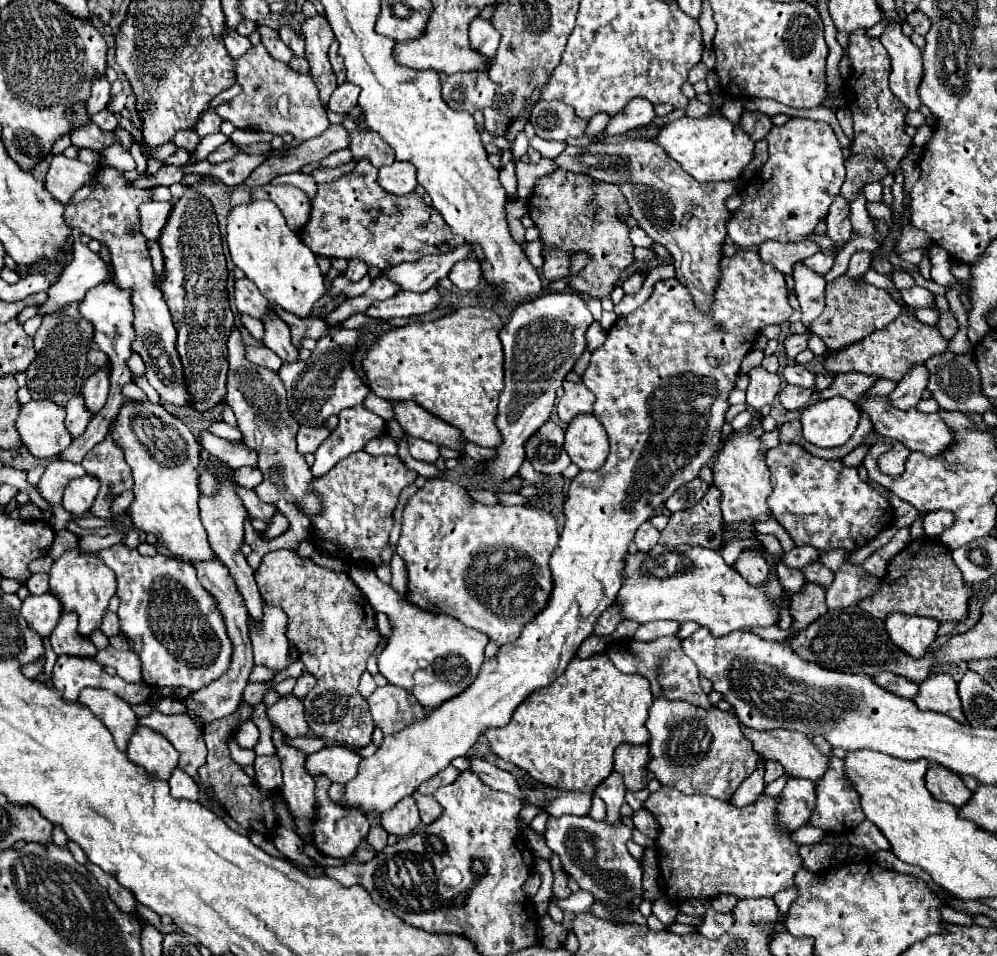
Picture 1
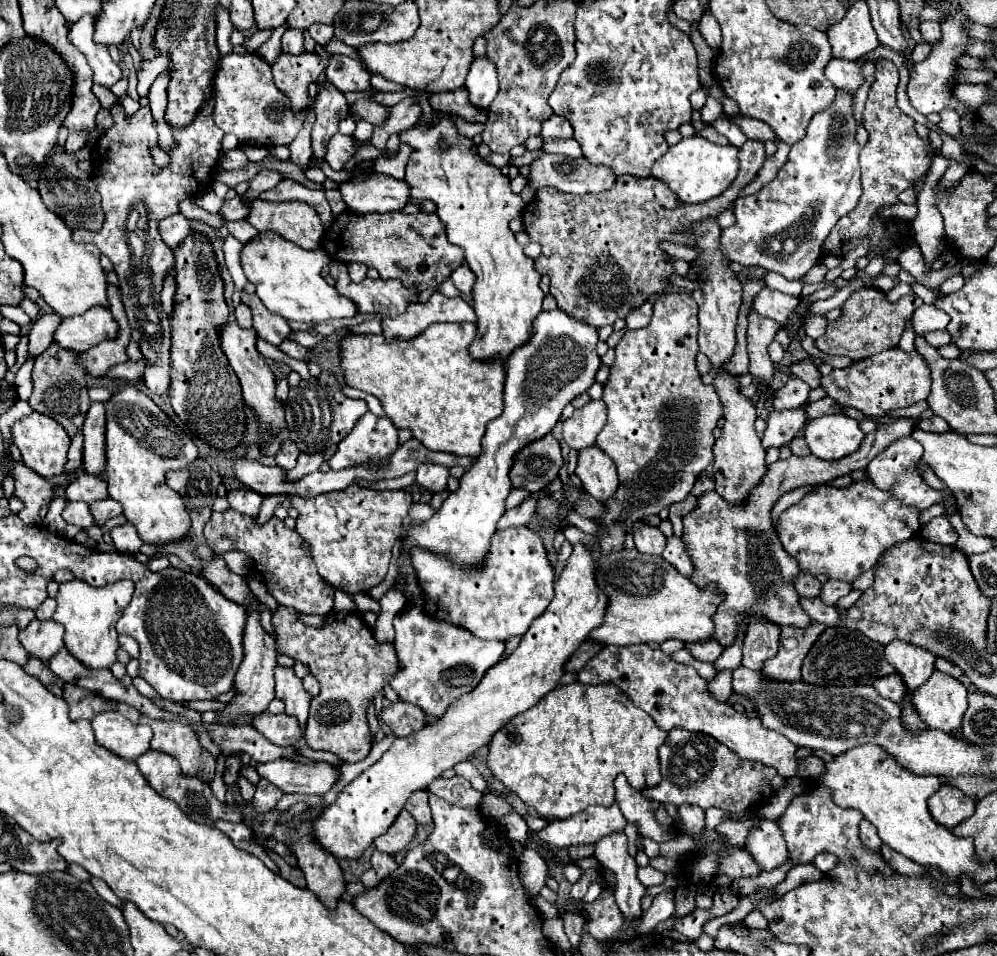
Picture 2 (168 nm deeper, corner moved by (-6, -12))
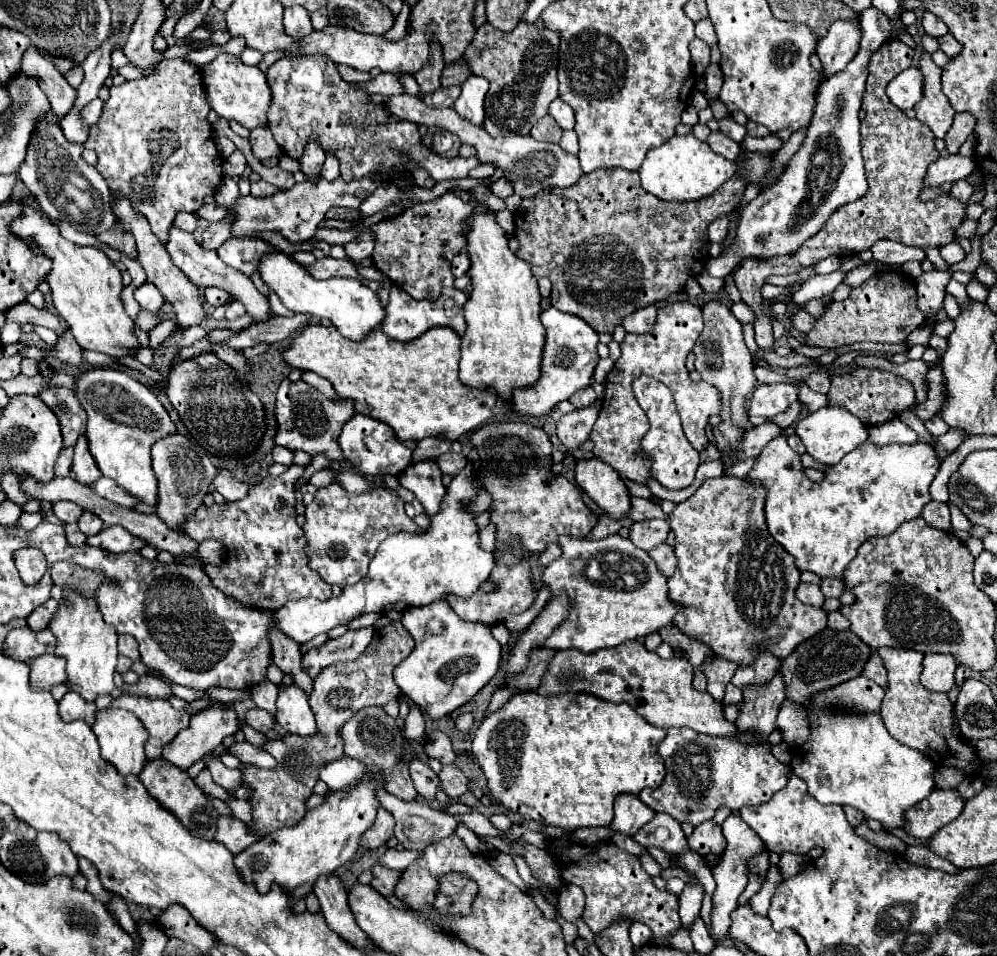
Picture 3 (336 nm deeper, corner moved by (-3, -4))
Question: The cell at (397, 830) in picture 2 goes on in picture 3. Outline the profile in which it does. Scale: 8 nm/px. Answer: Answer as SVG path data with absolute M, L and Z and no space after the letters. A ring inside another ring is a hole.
M381 807L381 811L377 811L377 819L375 819L373 827L369 831L365 831L361 845L369 847L369 849L379 849L393 837L393 829L395 829L393 815Z

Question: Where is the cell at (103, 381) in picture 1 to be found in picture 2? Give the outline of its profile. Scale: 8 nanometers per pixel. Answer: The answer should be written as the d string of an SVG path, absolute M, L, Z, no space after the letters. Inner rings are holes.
M92 403L84 427L84 453L82 467L88 475L104 473L104 411L100 411L100 403Z

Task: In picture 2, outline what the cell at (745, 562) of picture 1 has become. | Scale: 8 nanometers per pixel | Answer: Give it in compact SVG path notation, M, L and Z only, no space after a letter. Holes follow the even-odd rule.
M750 623L742 643L744 645L742 665L752 671L760 671L764 667L764 661L772 659L778 651L778 643L780 643L778 631L780 627L772 627L772 623Z

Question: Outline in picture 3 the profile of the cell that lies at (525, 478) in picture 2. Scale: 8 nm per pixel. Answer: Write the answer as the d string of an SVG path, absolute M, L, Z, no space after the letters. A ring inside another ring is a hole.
M511 421L487 423L471 435L471 445L477 447L481 457L481 481L485 489L493 495L493 517L497 525L497 543L495 559L501 563L517 563L509 553L501 553L503 541L509 541L511 535L519 535L523 541L523 551L543 553L549 543L555 543L561 535L587 537L597 525L597 515L583 501L583 491L560 474L549 471L551 467L551 441L541 427Z

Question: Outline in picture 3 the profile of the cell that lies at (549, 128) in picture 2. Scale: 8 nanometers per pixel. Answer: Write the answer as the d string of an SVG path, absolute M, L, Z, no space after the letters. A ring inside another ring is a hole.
M555 99L551 105L549 105L549 115L559 123L561 129L573 129L575 125L575 117L573 117L573 109L563 103L561 99Z

